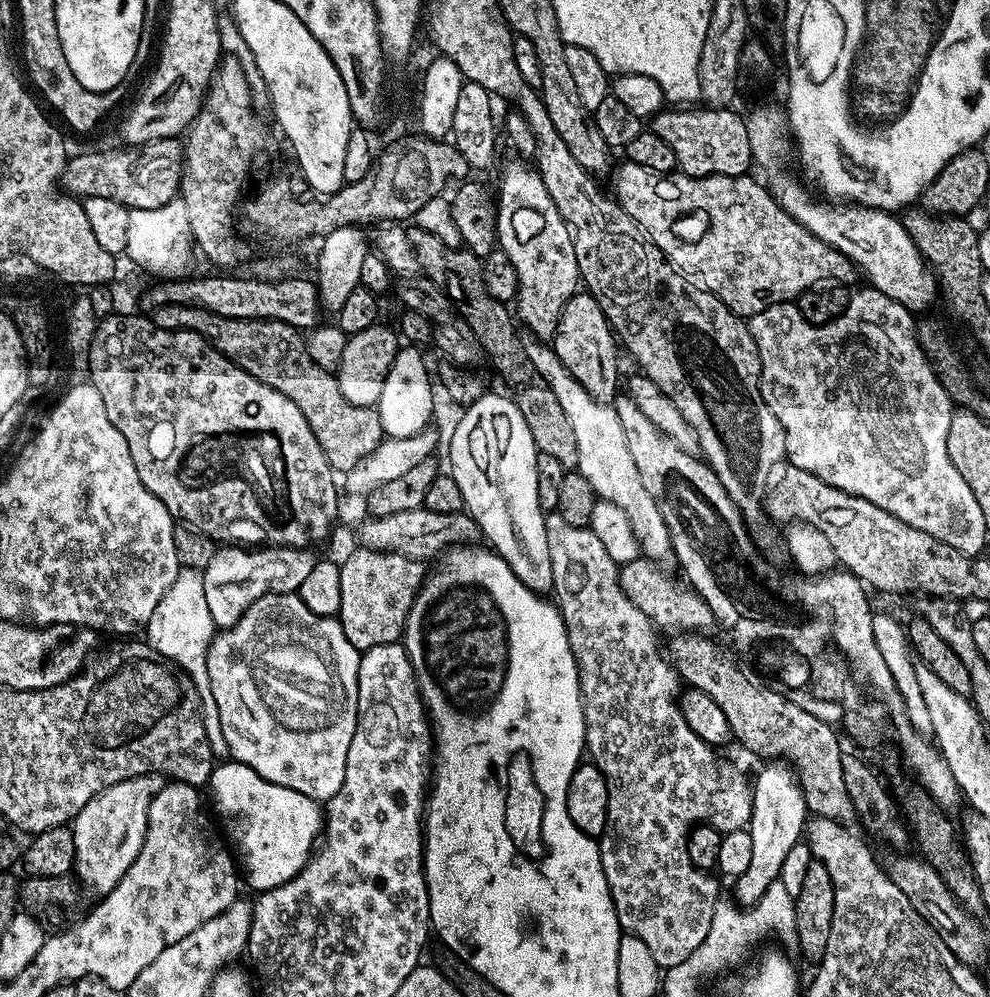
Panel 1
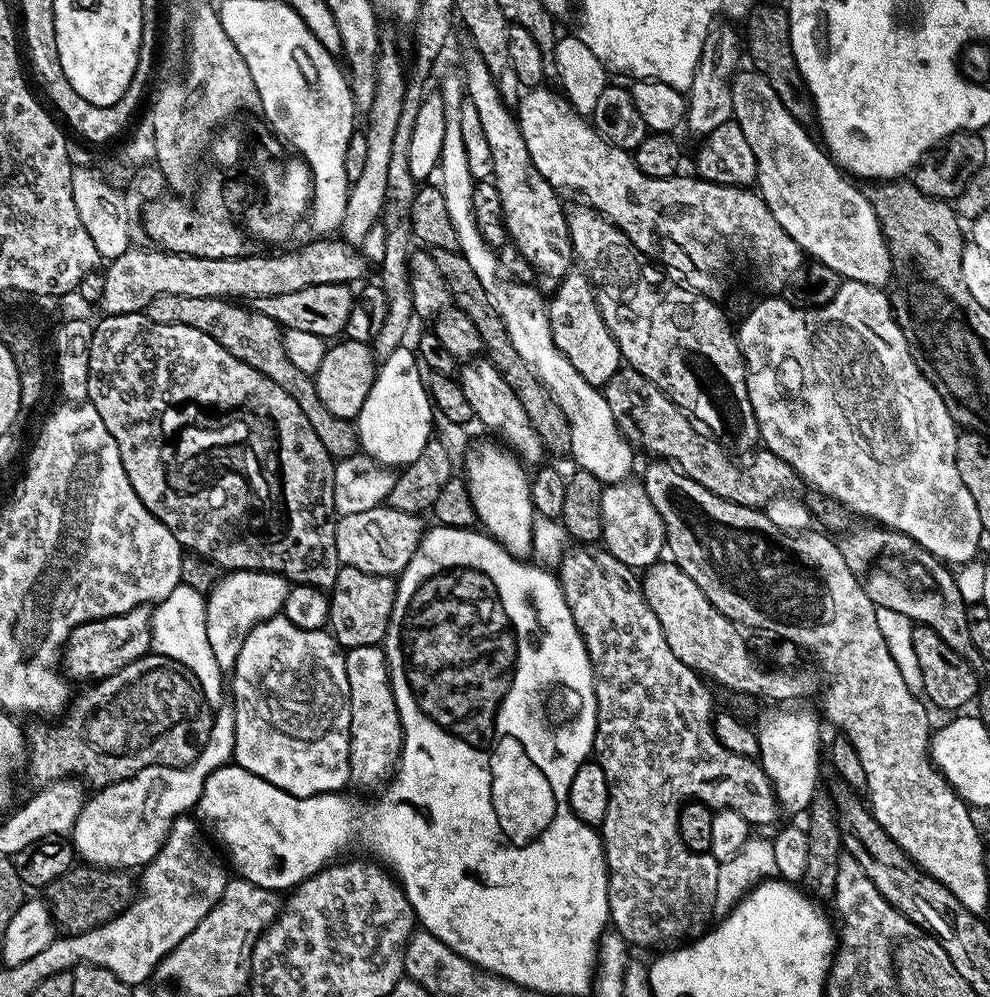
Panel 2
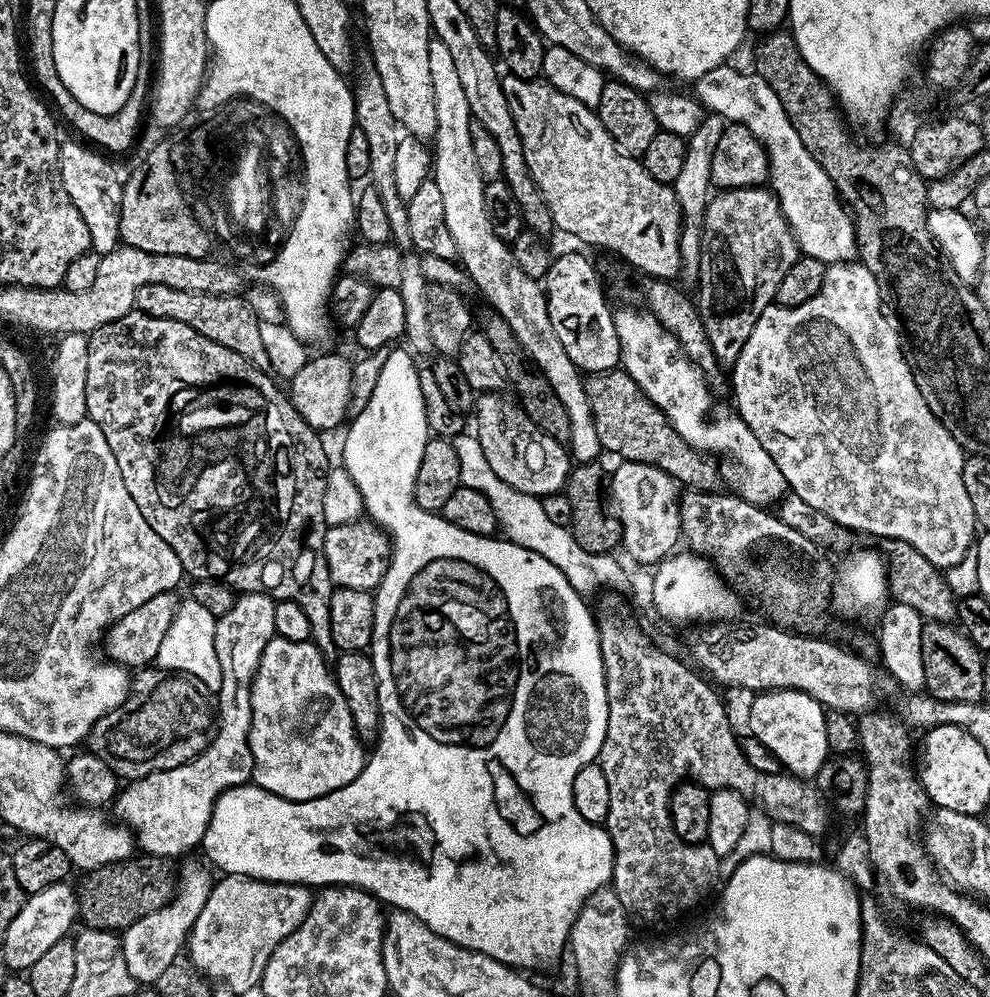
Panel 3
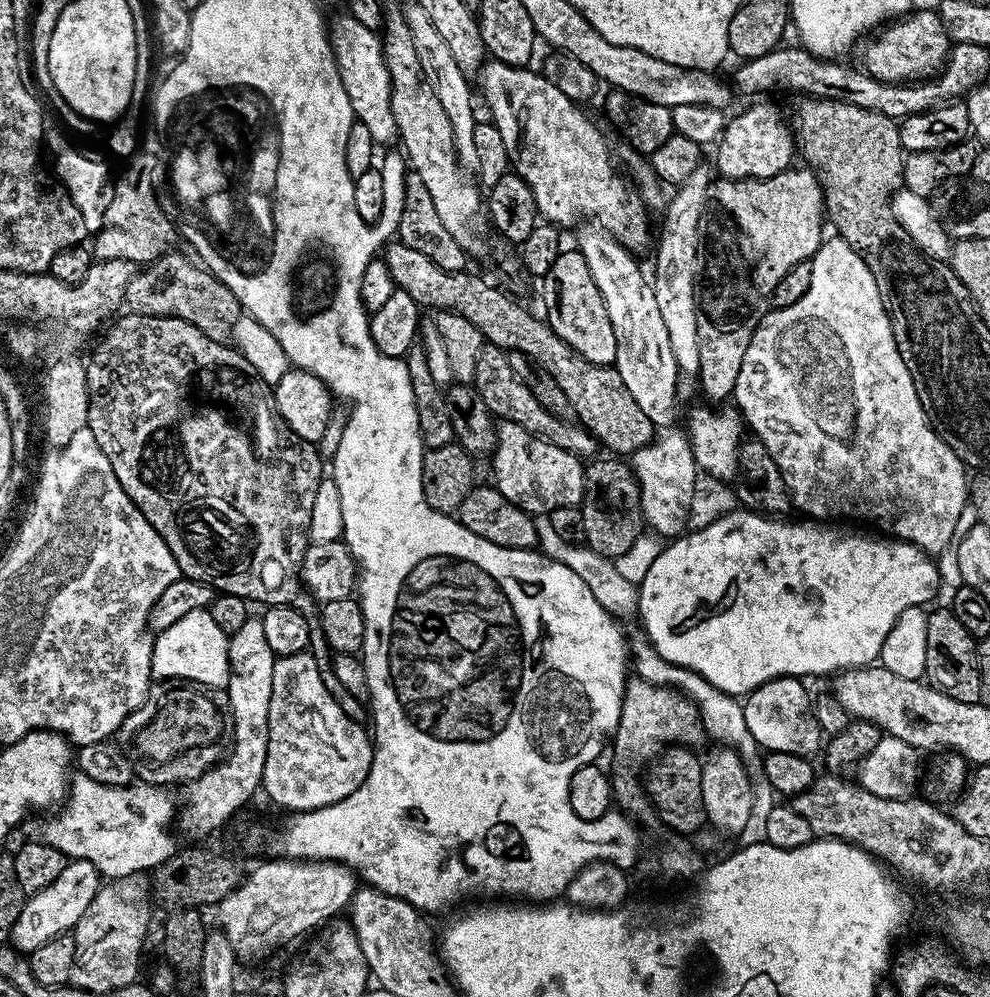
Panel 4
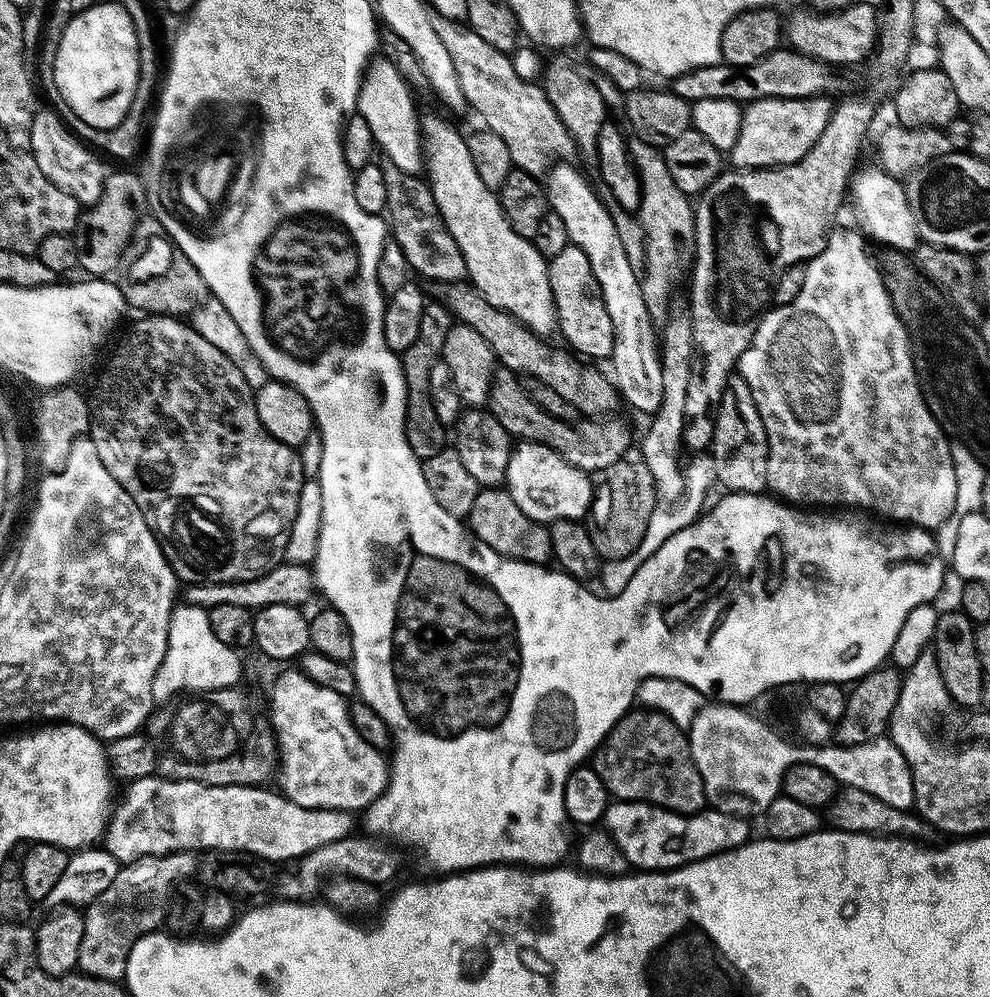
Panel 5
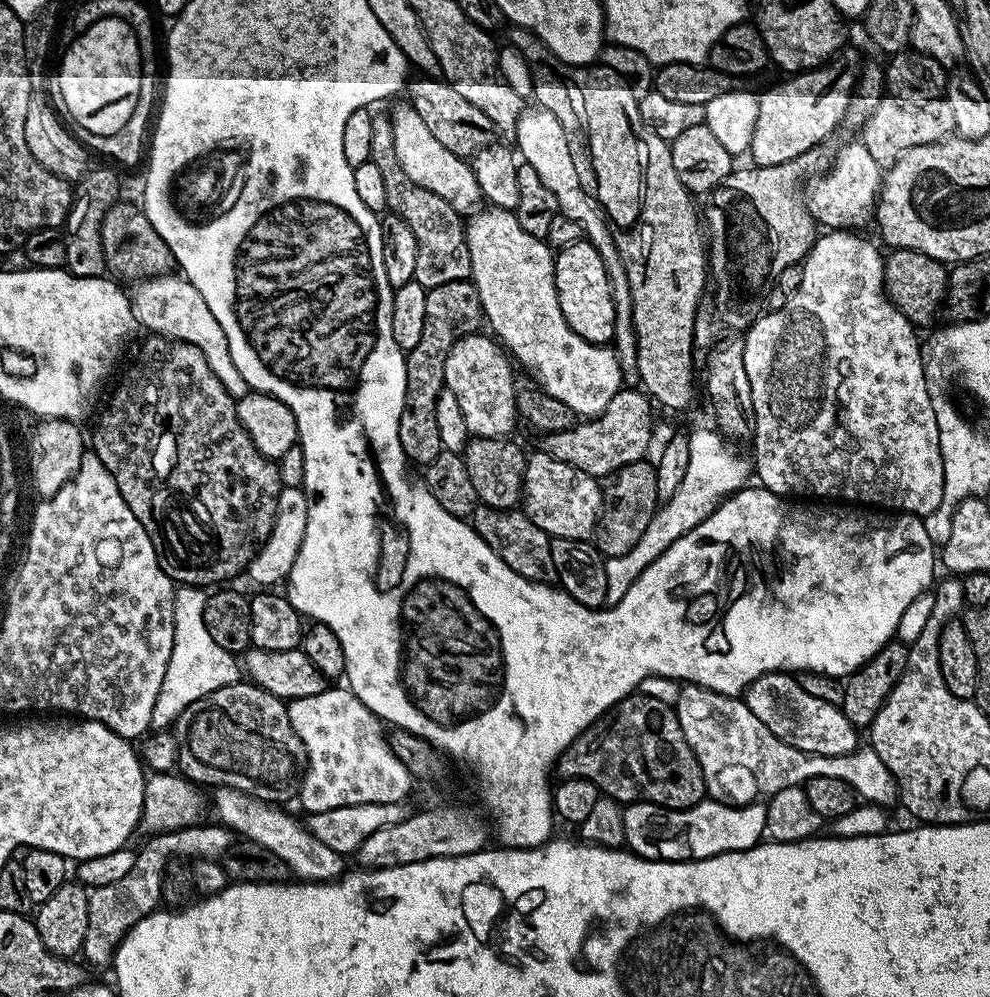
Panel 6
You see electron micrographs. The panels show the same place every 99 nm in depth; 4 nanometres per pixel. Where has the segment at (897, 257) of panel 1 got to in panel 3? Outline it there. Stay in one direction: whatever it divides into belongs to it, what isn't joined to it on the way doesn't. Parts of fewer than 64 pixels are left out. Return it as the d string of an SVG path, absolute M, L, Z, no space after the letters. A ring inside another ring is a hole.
M728 62L719 64L694 81L695 99L709 113L722 117L725 122L746 126L746 130L758 138L768 155L770 190L780 203L801 253L818 258L826 265L855 261L858 253L852 213L842 203L826 170L822 170L822 166L814 162L814 154L802 146L802 138L798 138L798 130L794 130L790 118L786 118L786 110L782 110L778 94L774 94L774 90L770 90L770 86L755 71L739 72L730 65Z

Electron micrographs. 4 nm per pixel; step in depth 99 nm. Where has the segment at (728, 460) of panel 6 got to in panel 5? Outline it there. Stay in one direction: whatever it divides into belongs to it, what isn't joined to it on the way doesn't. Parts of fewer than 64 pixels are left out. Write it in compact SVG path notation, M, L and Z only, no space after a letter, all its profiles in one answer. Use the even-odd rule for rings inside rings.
M704 458L693 459L696 461L684 468L684 492L680 495L680 499L667 506L657 506L654 514L650 514L650 526L646 526L646 534L642 534L642 542L638 542L638 550L634 550L626 558L603 561L598 580L604 583L603 591L608 596L622 594L622 590L626 590L630 578L634 578L638 566L642 566L642 562L646 562L646 558L650 558L650 554L654 554L654 550L658 550L658 546L662 546L662 542L666 542L666 538L678 534L678 530L690 526L701 515L702 509L705 507L704 495L707 494L708 487L714 484L714 469L707 459L700 459Z

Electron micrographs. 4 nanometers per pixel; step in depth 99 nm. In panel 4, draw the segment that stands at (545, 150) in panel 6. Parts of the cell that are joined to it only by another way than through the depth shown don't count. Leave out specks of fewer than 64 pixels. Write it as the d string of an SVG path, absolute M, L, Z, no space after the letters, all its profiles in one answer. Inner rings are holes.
M594 224L578 229L577 251L586 259L590 276L603 296L610 324L614 329L615 362L626 389L640 410L656 428L668 428L675 423L676 394L680 371L670 348L666 322L659 313L651 281L644 276L635 255L621 246L608 232Z

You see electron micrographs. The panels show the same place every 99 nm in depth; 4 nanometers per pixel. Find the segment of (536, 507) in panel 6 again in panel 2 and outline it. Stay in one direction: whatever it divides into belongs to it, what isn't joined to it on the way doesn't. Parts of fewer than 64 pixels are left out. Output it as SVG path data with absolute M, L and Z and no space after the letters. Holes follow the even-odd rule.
M473 358L461 363L458 368L458 383L462 394L466 394L466 402L470 402L473 417L477 421L481 420L490 431L497 432L501 436L499 439L525 465L540 466L545 463L546 453L542 440L535 433L534 426L530 426L530 418L526 418L526 410L522 410L522 402L518 402L514 390L506 386L506 378L498 374L498 370L487 358Z

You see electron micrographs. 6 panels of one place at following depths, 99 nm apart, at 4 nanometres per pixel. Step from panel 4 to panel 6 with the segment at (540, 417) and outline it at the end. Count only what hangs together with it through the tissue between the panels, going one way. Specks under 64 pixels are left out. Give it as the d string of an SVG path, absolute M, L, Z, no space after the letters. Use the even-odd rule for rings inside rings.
M629 386L621 387L610 406L601 416L581 419L567 432L554 432L543 437L542 450L558 462L566 462L578 470L597 478L603 478L622 466L645 459L652 444L652 408L654 404L643 391Z

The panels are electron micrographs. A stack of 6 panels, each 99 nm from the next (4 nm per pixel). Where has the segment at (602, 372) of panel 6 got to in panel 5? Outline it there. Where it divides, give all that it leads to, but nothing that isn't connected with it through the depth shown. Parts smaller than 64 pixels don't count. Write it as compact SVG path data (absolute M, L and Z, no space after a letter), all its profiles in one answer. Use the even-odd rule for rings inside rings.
M424 114L420 116L420 139L424 146L424 170L427 183L432 191L435 204L439 208L439 213L442 214L443 221L446 222L446 228L450 230L454 242L457 242L458 250L462 250L462 258L466 258L466 270L468 271L467 279L470 281L471 287L480 292L481 295L484 296L486 302L490 302L490 306L498 307L505 311L506 314L512 315L518 322L524 324L525 327L529 328L530 331L535 332L540 337L551 337L551 332L555 333L558 325L556 322L556 307L552 301L552 291L550 290L548 260L539 252L531 240L522 238L522 234L518 234L514 228L510 226L510 222L506 218L506 214L500 205L499 195L497 195L493 188L486 186L486 182L482 182L482 178L478 178L478 169L474 166L474 158L470 158L470 146L468 145L465 133L460 133L450 121L443 120L440 116L426 116L426 114Z

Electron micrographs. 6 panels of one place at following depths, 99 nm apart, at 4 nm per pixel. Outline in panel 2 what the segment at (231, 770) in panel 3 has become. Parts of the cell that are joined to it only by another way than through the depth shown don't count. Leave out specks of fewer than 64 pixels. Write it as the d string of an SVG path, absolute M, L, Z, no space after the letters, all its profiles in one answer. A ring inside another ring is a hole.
M229 571L217 579L206 596L206 633L217 664L224 674L231 673L242 650L242 642L246 642L250 630L263 620L283 613L289 587L290 581L279 572ZM234 708L215 709L210 738L193 764L184 768L146 766L125 780L103 785L87 797L77 822L70 831L70 839L77 857L85 865L113 870L143 869L158 854L168 832L178 816L191 813L199 805L206 778L215 768L233 763Z

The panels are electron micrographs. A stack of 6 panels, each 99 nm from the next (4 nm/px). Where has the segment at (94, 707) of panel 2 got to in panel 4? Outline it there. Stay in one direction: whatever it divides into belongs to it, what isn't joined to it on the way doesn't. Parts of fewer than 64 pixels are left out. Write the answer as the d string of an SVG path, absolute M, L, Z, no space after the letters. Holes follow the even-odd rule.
M161 680L153 683L148 689L148 696L124 719L122 737L128 743L126 753L132 764L132 770L137 781L145 784L159 784L173 786L172 784L187 785L197 780L207 768L219 764L225 755L226 748L220 745L220 739L225 739L230 728L228 714L228 693L223 688L212 688L202 682L192 680Z

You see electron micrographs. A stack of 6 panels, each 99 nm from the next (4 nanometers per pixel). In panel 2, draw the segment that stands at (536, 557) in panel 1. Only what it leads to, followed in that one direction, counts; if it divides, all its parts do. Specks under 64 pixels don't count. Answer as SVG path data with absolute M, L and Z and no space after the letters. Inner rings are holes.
M484 440L481 444L473 443L469 447L462 463L468 493L474 502L477 521L481 525L484 523L483 531L497 540L512 556L528 558L533 555L534 521L530 476L525 465L511 451L505 450L499 443L496 444Z

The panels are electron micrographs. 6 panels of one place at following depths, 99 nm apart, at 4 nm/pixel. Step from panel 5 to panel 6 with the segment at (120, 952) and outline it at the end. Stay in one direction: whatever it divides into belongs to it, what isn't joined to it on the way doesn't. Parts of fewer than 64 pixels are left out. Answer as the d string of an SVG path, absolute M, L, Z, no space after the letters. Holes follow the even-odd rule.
M219 822L211 823L153 835L149 839L152 841L136 852L136 865L130 874L118 878L118 882L110 882L106 886L98 886L89 891L90 922L86 922L86 942L82 949L83 963L89 969L104 968L107 964L109 967L113 963L116 947L123 942L134 925L151 912L157 911L161 903L160 878L164 875L168 859L180 856L219 861L231 850L233 844L237 843L238 836L235 832Z

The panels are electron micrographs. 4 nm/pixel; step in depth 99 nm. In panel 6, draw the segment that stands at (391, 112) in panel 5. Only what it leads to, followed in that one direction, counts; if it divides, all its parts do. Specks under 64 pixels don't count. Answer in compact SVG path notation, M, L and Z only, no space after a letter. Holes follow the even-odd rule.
M408 102L398 105L396 113L391 113L390 119L394 130L394 154L397 154L398 164L407 178L415 185L438 194L461 218L473 215L478 208L476 203L481 203L482 197L478 190L478 178L474 178L471 163L446 150L446 147L430 134L417 111Z

